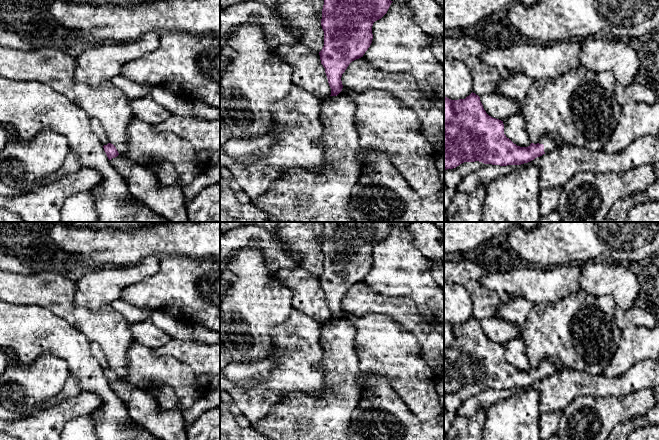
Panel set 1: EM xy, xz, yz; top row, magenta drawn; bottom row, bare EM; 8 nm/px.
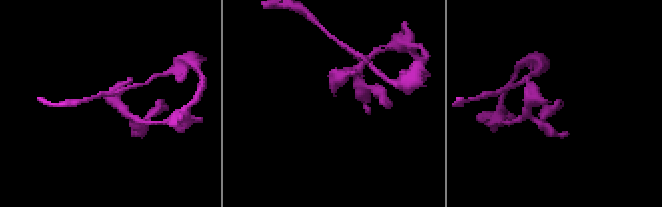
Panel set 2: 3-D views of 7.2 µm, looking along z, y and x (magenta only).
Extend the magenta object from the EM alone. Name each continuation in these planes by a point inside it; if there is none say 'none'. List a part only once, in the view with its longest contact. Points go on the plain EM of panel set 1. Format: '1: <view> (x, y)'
1: yz (550, 365)

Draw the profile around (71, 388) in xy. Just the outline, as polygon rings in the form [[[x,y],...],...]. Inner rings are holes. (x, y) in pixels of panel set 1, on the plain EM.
[[[69,374],[61,391],[56,396],[53,396],[50,399],[46,400],[43,403],[42,407],[54,406],[55,404],[62,402],[63,400],[79,395],[81,392],[82,390],[77,378]]]

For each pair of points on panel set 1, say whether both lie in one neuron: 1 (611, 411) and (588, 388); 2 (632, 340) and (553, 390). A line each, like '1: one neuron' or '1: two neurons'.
1: two neurons
2: two neurons

